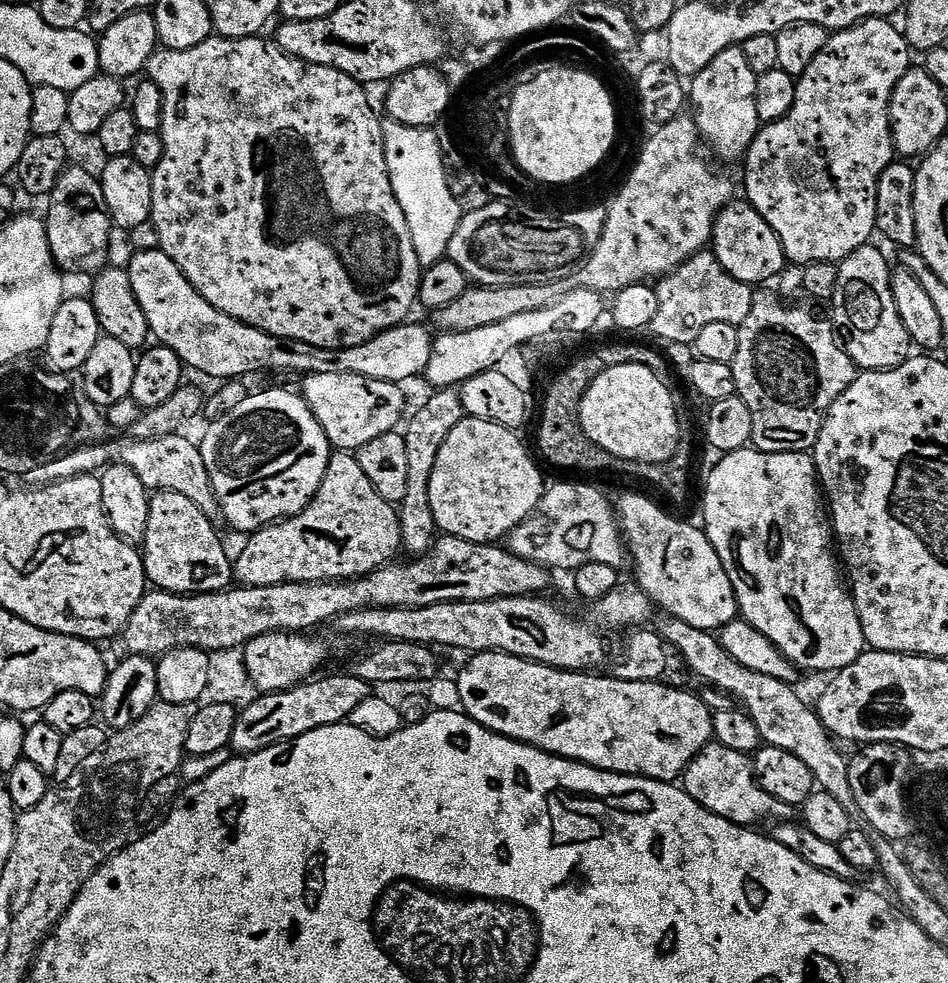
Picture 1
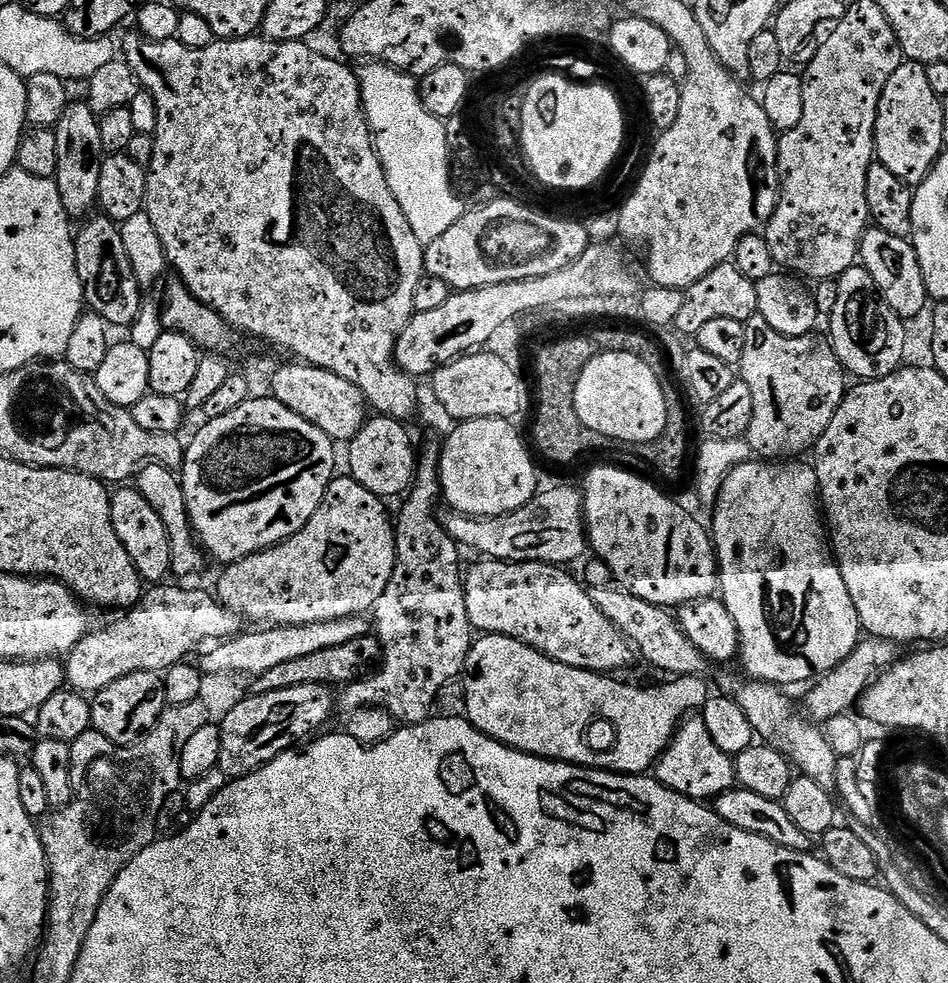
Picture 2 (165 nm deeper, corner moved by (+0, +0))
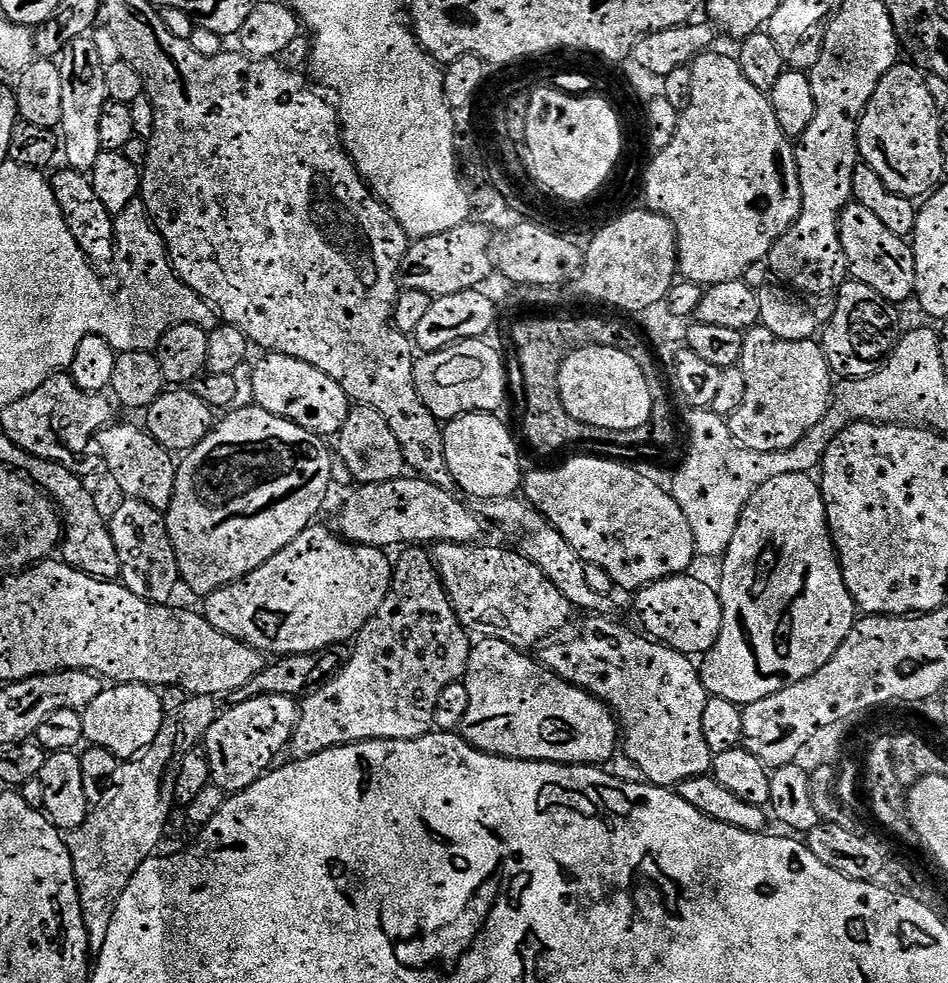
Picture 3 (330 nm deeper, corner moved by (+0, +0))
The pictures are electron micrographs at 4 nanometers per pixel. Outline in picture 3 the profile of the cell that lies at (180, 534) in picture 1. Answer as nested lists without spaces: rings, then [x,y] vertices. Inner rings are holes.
[[[113,423],[99,433],[100,448],[104,451],[104,464],[112,480],[125,493],[125,497],[141,500],[151,508],[166,510],[174,498],[177,461],[173,453],[163,448],[143,427]]]

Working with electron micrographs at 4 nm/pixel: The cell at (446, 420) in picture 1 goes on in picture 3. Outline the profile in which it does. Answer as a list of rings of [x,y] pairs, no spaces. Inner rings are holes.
[[[408,550],[404,557],[394,564],[392,574],[392,588],[388,596],[376,614],[370,618],[367,626],[360,631],[360,635],[354,641],[356,649],[352,652],[352,657],[347,657],[346,663],[336,673],[335,677],[320,685],[311,694],[305,695],[302,700],[302,711],[300,720],[296,724],[296,732],[292,736],[290,745],[291,751],[296,751],[297,757],[313,756],[319,752],[325,752],[331,748],[341,748],[347,744],[361,744],[367,740],[417,740],[419,736],[426,736],[433,731],[436,720],[436,707],[440,704],[440,699],[444,696],[444,691],[451,686],[455,680],[463,681],[468,670],[468,659],[473,650],[473,645],[468,644],[470,640],[469,633],[464,631],[460,625],[460,619],[456,617],[456,611],[452,608],[452,603],[448,597],[448,591],[444,588],[444,583],[440,580],[440,573],[436,571],[436,565],[433,557],[428,556],[424,550]]]

